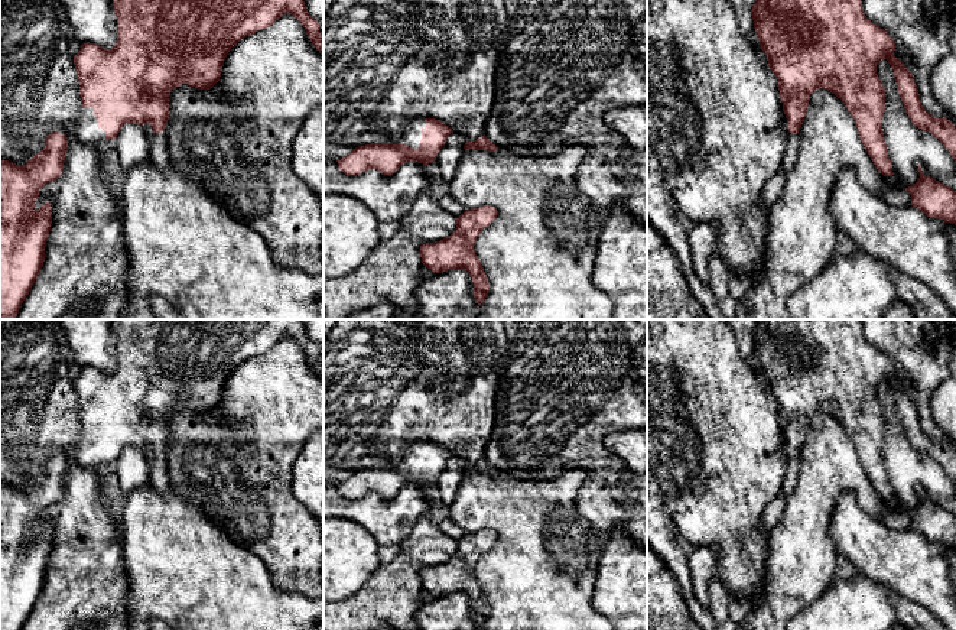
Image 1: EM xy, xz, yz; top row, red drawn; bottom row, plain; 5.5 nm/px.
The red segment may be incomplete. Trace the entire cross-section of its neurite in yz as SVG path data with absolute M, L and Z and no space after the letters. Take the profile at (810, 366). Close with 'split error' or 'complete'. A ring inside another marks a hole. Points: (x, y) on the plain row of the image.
M757 319L755 328L752 329L752 344L757 363L765 376L771 396L777 402L783 435L787 442L787 471L781 488L777 494L778 497L786 500L793 493L797 484L801 462L800 451L807 436L810 419L816 413L823 412L840 422L846 429L848 435L856 446L859 462L864 467L864 471L866 472L875 491L884 500L894 499L891 484L887 477L882 452L882 442L885 435L885 412L877 399L877 386L881 383L887 383L894 393L897 413L911 446L916 451L937 461L956 486L955 448L947 442L934 441L923 432L920 418L911 396L905 392L904 386L897 383L894 379L895 366L891 363L887 354L866 342L859 319Z; split error

